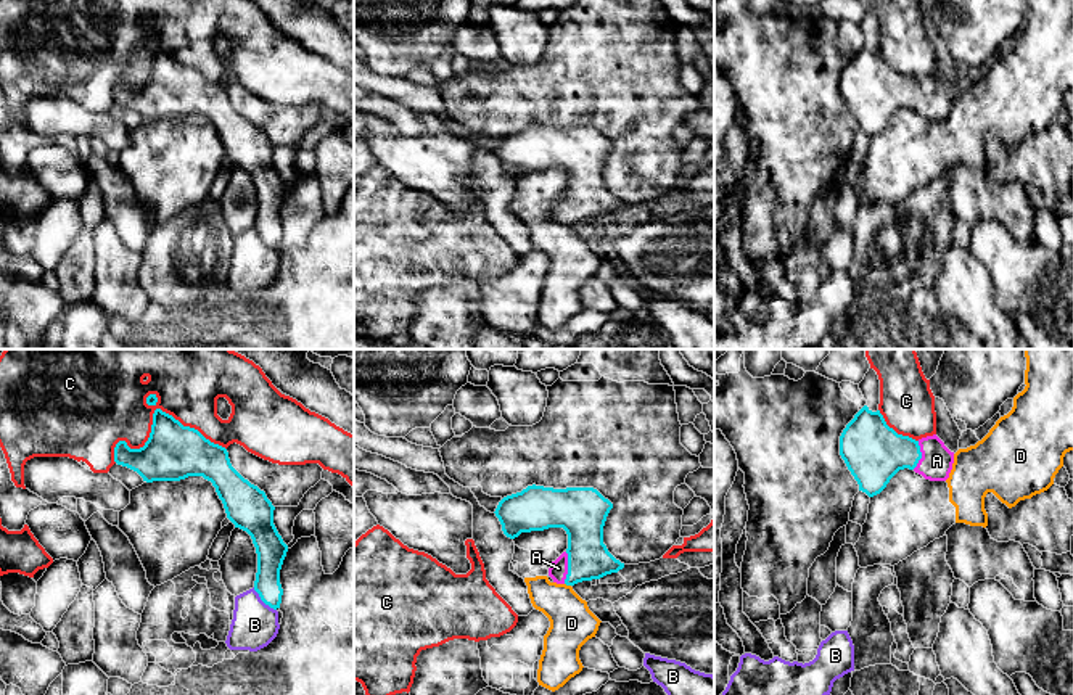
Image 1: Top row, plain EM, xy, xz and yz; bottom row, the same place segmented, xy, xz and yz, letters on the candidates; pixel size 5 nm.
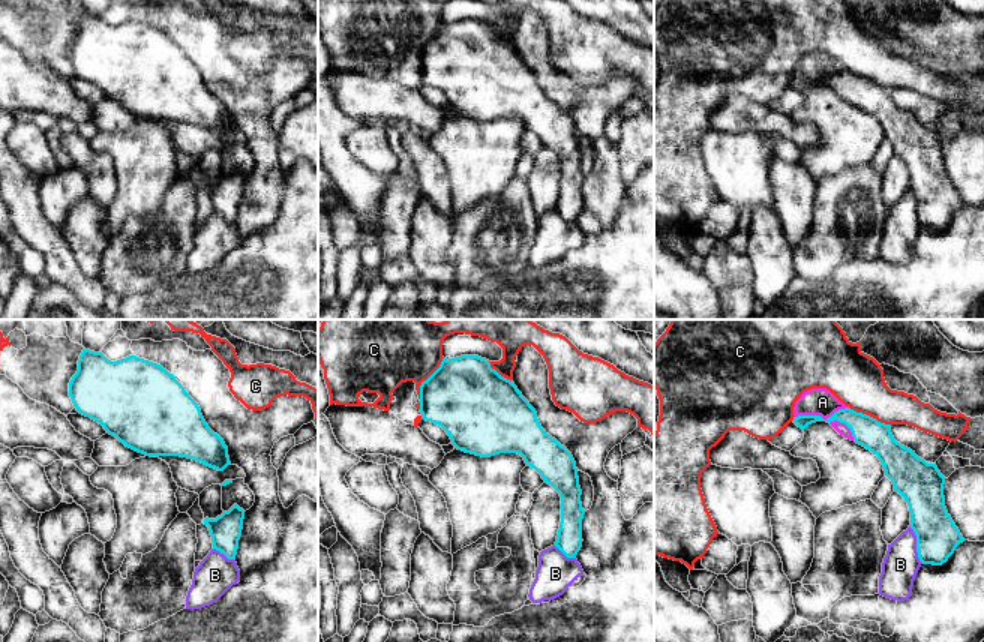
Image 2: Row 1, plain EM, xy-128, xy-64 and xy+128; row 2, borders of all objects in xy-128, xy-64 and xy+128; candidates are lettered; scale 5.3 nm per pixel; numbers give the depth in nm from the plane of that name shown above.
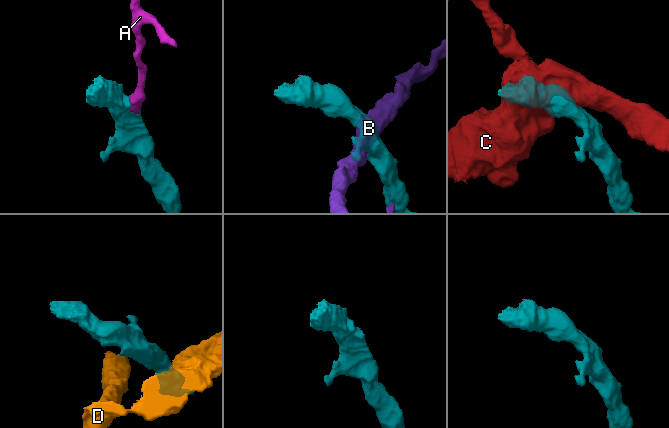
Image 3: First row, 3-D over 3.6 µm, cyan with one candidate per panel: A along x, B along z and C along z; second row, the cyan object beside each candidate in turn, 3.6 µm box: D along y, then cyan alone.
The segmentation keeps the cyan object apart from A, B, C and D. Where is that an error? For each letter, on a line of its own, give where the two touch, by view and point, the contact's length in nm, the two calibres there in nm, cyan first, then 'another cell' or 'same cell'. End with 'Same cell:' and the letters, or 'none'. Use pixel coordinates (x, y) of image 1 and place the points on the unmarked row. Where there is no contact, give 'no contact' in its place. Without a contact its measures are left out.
A: contact xz (568, 208); length 160 nm; calibres 200 and 90 nm; same cell
B: contact xy (263, 240); length 170 nm; calibres 140 and 240 nm; another cell
C: contact xy (153, 53); length 550 nm; calibres 280 and 420 nm; another cell
D: contact xz (568, 224); length 40 nm; calibres 200 and 220 nm; another cell
Same cell: A

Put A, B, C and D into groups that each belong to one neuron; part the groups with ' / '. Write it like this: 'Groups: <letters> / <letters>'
Groups: A / B / C / D

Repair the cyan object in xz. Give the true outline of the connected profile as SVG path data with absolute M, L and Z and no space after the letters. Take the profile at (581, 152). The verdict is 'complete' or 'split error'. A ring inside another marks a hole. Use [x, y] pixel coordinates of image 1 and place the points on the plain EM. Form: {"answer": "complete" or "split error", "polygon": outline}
{"answer": "split error", "polygon": "M532 124L504 137L494 153L510 179L521 172L563 167L568 188L550 203L549 216L557 224L574 225L624 208L603 183L603 166L611 148L613 143L594 127Z"}

